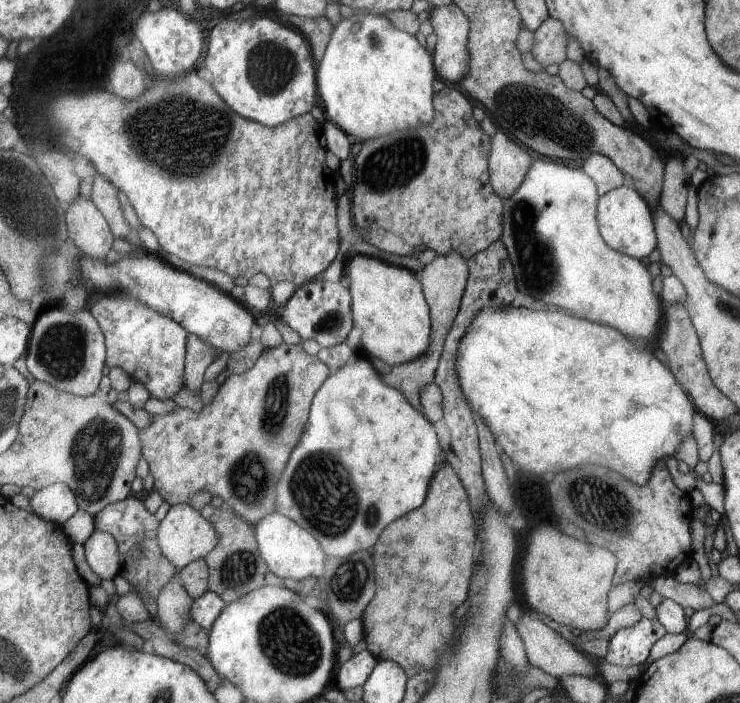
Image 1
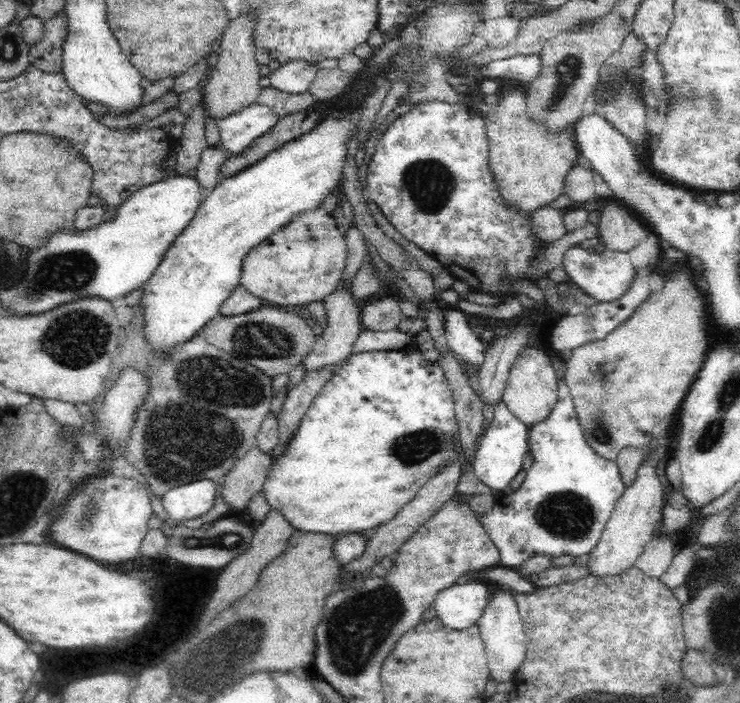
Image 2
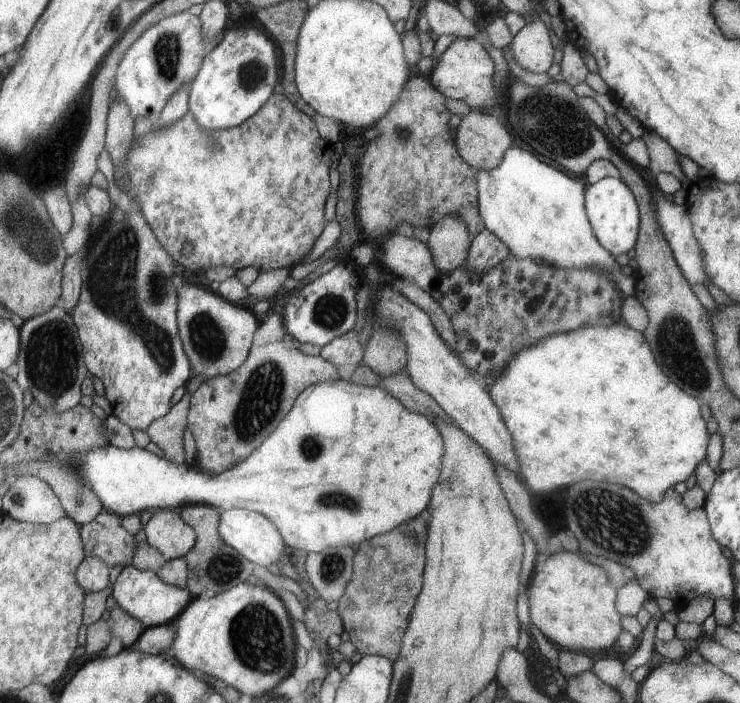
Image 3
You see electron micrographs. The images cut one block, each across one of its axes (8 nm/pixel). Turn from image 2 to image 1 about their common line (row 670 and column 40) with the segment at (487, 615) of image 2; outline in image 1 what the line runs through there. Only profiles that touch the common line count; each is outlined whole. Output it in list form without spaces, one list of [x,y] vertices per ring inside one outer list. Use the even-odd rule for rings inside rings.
[[[63,483],[37,489],[29,499],[29,504],[37,516],[58,525],[78,509],[73,491]]]

